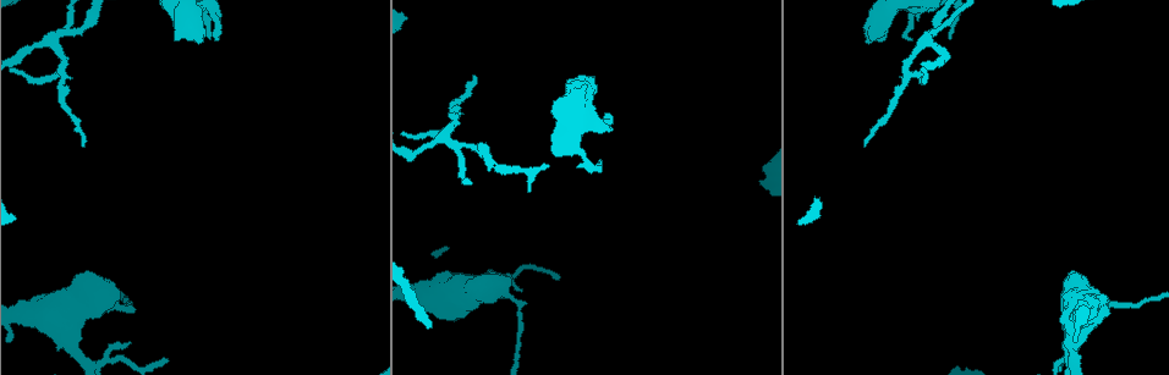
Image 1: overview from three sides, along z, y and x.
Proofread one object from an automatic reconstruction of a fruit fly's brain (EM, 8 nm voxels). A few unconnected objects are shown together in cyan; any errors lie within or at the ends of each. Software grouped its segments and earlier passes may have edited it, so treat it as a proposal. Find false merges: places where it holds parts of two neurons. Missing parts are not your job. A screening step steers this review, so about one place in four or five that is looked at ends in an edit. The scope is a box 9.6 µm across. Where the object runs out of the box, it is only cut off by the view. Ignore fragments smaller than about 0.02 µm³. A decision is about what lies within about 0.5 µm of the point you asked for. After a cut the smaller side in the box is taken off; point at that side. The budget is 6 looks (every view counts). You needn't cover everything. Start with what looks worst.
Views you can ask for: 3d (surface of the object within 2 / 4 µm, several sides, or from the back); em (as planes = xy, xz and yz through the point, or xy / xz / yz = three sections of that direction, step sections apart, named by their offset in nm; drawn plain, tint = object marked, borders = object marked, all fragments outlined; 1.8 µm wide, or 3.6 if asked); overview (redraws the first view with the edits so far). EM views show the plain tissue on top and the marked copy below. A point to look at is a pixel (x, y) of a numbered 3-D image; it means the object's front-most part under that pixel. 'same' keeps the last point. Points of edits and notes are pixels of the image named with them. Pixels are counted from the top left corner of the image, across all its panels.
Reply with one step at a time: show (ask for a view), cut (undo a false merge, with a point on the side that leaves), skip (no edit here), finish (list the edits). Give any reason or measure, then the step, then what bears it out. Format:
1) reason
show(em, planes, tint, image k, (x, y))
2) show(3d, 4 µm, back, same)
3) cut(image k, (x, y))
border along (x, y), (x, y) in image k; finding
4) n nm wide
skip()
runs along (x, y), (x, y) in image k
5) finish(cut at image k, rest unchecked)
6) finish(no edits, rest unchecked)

four-way junction
show(em, 3.6 µm, planes, tint, image 1, (927, 36))

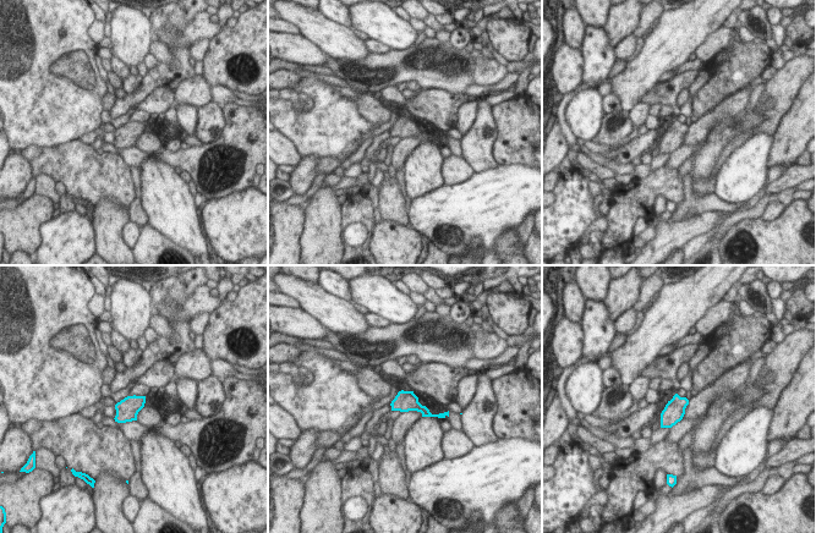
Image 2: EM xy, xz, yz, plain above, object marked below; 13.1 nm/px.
skip()
all the same neuron

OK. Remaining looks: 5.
show(em, xz, step 8, tint, image 1, (1073, 363))

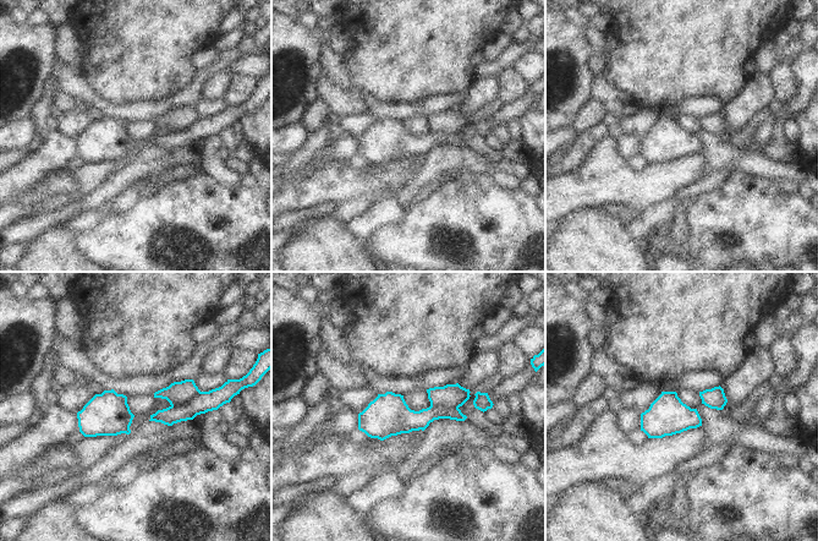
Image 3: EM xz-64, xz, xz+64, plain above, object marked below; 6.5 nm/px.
show(em, planes, borders, same)

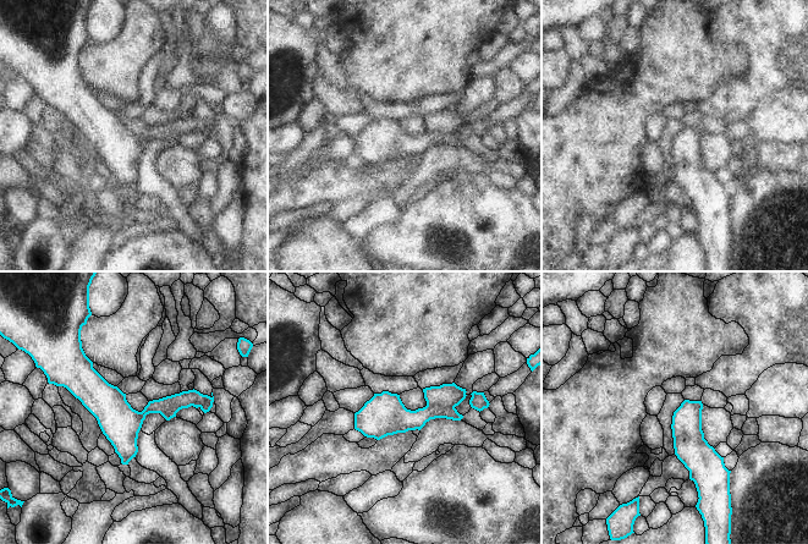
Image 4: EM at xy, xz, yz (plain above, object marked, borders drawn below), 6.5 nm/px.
190 nm wide
cut(image 4, (448, 395))
a second neuron is stuck on

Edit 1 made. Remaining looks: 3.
sharp bend
show(3d, 4 µm, image 1, (1080, 313))

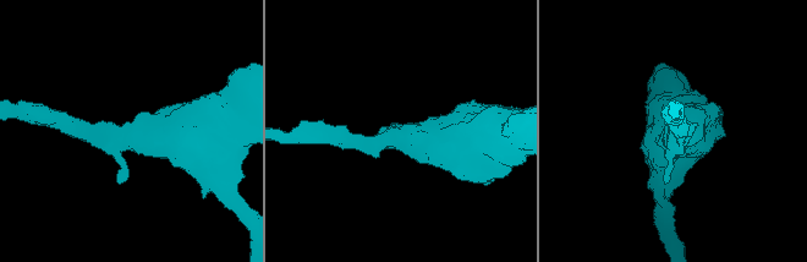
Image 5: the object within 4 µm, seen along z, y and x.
shape alone is not enough
show(em, 3.6 µm, xz, step 8, tint, image 5, (139, 136))

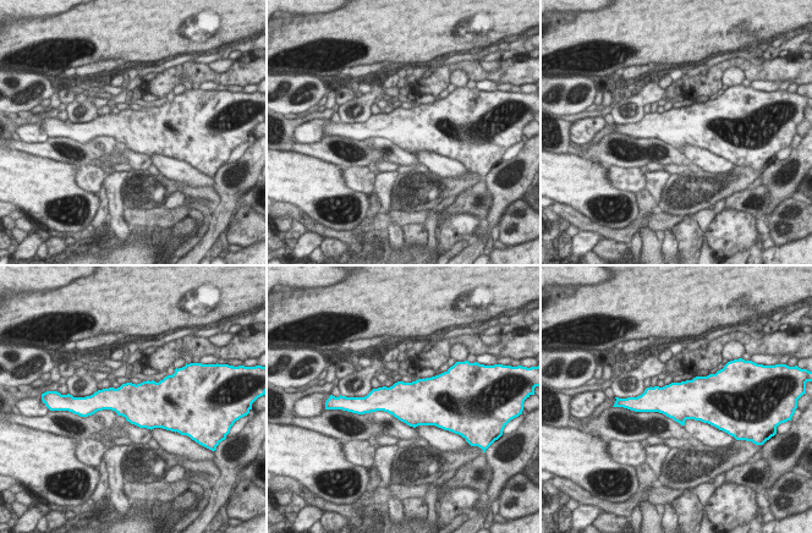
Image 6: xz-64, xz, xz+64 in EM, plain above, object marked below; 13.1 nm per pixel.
another direction
show(em, 3.6 µm, planes, tint, same)

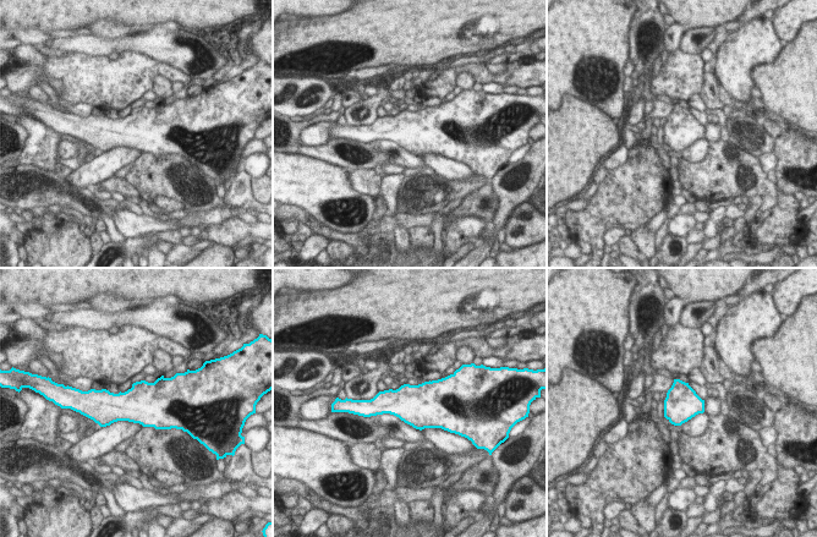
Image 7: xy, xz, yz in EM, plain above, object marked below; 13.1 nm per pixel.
460 nm wide
skip()
all the same neuron

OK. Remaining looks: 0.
finish(cut at image 4, rest unchecked)

